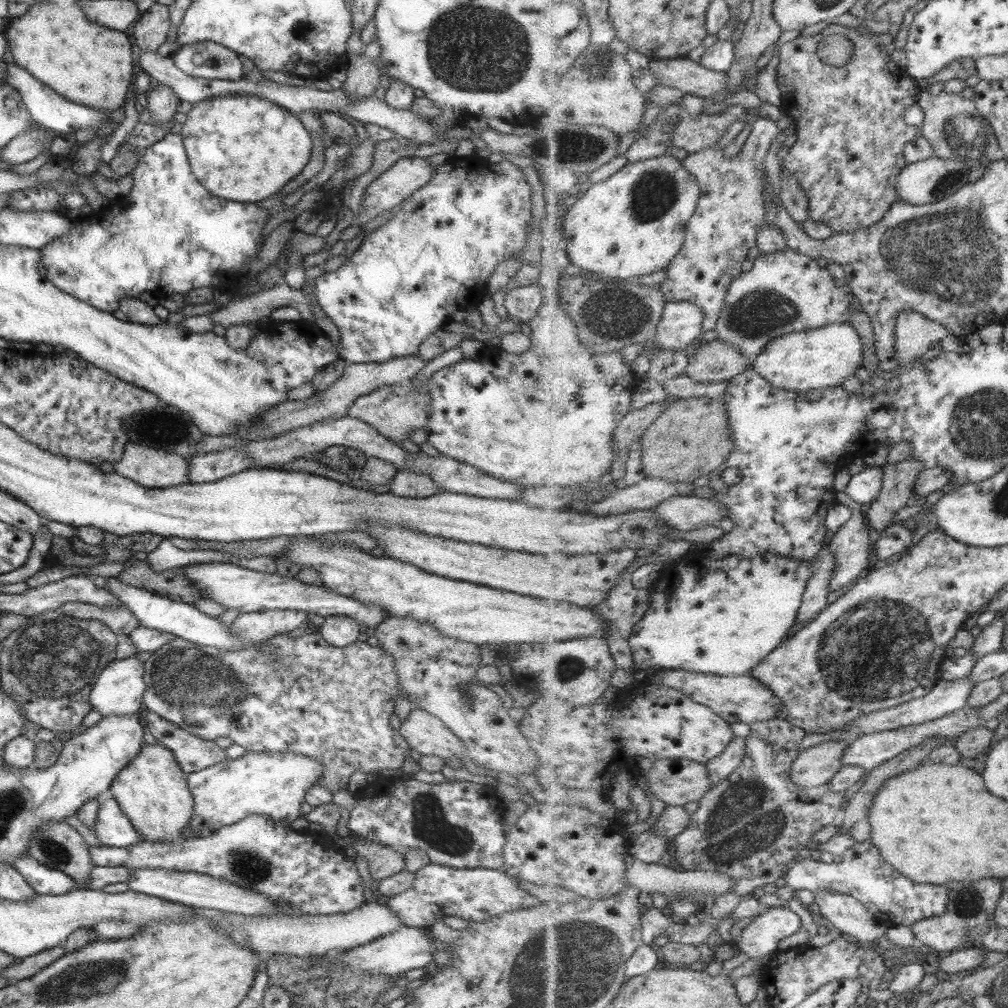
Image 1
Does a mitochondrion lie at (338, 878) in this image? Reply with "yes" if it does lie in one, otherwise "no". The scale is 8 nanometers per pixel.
no

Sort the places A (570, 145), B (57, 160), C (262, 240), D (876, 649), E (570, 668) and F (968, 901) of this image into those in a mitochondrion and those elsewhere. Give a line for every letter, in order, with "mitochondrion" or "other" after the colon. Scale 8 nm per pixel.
A: mitochondrion
B: other
C: other
D: mitochondrion
E: mitochondrion
F: mitochondrion

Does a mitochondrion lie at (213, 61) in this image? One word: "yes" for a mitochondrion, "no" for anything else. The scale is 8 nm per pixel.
yes

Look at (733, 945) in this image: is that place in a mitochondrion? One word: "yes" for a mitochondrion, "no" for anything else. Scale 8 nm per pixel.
no

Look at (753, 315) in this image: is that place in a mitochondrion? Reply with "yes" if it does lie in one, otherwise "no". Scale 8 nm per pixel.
yes

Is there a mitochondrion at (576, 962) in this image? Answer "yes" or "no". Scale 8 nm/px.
yes

